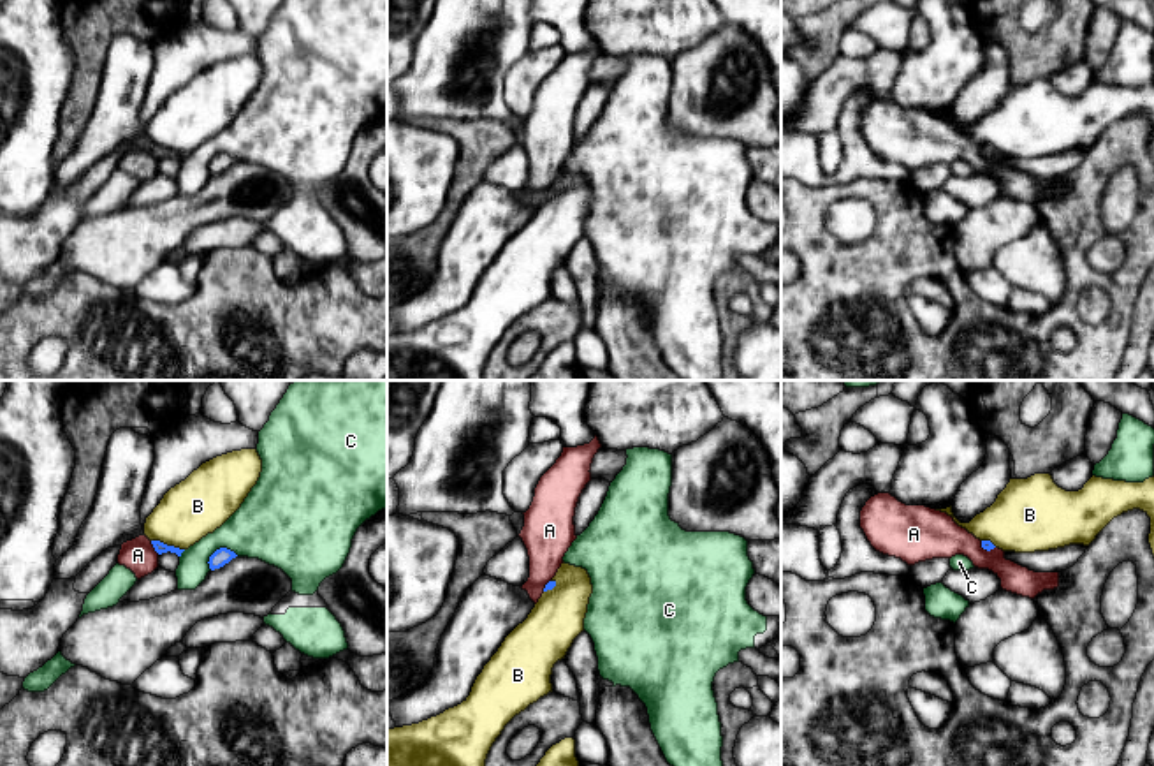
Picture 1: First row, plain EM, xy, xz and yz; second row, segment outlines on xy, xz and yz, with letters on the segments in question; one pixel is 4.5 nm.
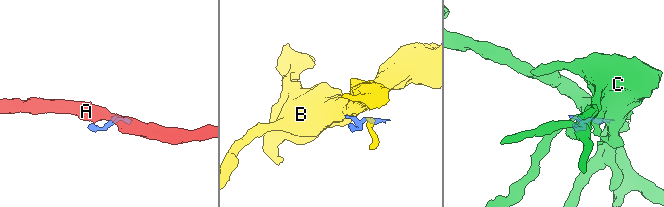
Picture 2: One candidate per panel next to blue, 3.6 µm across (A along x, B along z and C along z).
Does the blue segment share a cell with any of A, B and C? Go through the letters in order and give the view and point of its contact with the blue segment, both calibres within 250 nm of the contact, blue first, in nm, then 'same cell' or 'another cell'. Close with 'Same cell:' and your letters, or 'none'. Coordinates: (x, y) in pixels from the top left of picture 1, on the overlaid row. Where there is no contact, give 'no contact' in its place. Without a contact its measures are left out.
A: xy (153, 546) | 50/150 nm | another cell
B: xy (166, 545) | 50/280 nm | another cell
C: xy (220, 548) | 80/320 nm | another cell
Same cell: none

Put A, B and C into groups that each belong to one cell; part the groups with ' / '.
A / B / C

